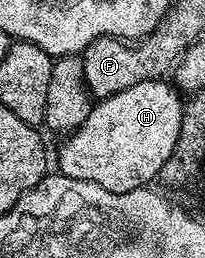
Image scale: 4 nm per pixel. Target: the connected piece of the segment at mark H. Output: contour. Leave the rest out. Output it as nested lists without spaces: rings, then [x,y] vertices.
[[[169,80],[145,81],[128,87],[125,91],[116,91],[116,95],[103,97],[91,104],[88,119],[65,138],[58,149],[58,165],[61,176],[72,179],[84,179],[104,187],[104,191],[127,193],[149,186],[158,176],[158,172],[168,163],[180,135],[184,97]]]

